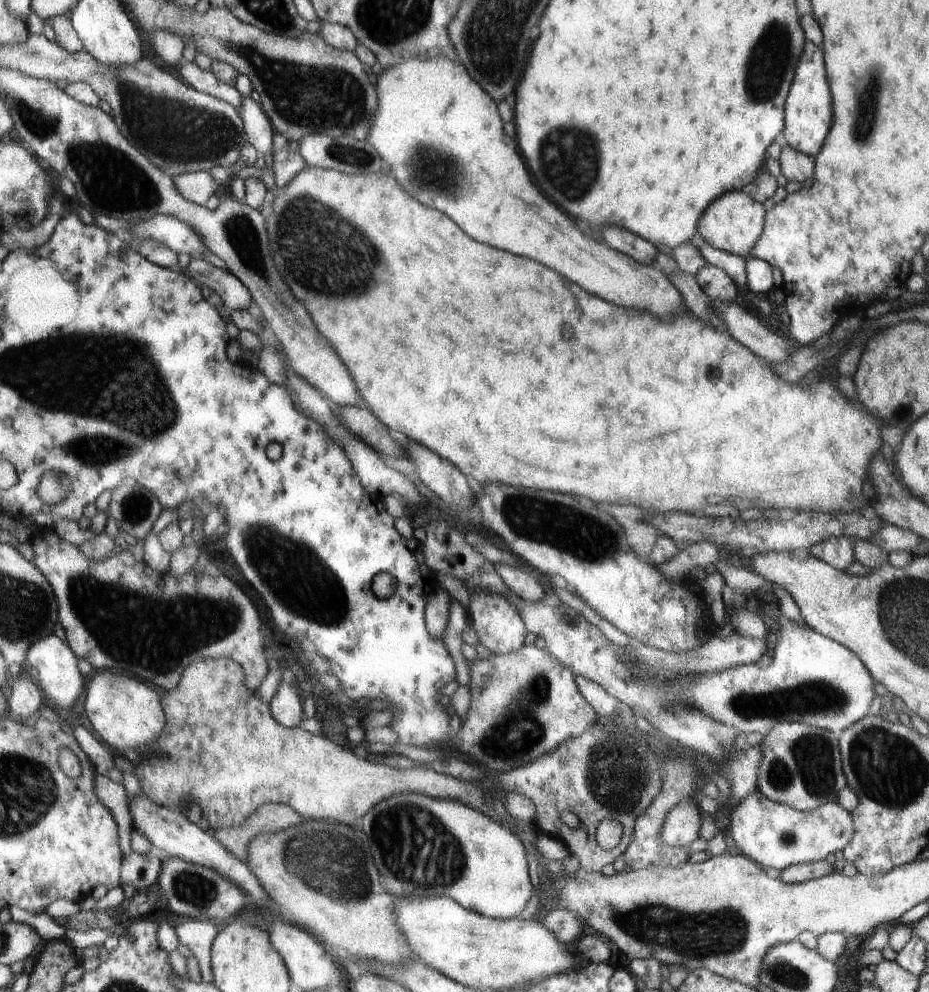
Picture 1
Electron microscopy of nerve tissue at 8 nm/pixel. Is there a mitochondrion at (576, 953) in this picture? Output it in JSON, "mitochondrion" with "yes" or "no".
{"mitochondrion":"no"}

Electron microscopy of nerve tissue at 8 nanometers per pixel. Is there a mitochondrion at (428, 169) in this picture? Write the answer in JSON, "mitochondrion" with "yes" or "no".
{"mitochondrion":"yes"}

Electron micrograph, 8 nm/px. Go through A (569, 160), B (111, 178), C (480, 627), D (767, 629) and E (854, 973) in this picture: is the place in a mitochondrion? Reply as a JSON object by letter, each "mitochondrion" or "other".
{"A":"mitochondrion","B":"mitochondrion","C":"other","D":"other","E":"other"}

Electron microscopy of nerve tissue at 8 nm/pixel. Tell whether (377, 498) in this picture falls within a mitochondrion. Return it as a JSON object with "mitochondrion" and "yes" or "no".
{"mitochondrion":"no"}

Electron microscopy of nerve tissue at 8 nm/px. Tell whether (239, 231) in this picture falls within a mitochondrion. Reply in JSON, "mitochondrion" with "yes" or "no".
{"mitochondrion":"yes"}

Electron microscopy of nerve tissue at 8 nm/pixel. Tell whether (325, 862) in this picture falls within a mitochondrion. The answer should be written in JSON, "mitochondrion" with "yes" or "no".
{"mitochondrion":"yes"}

